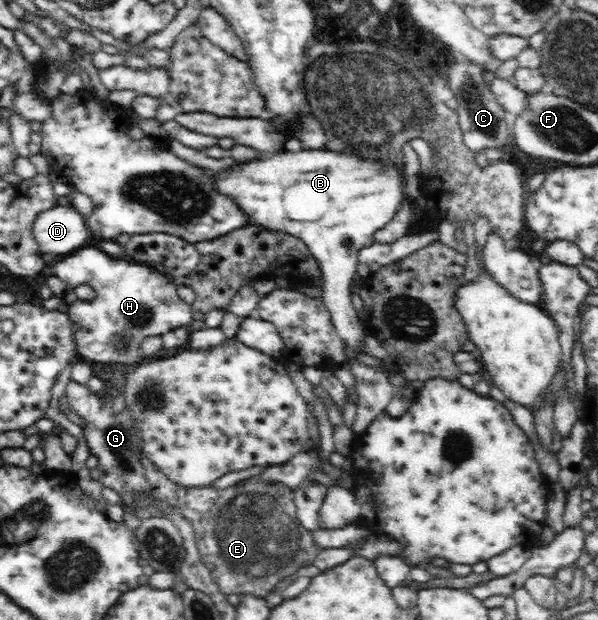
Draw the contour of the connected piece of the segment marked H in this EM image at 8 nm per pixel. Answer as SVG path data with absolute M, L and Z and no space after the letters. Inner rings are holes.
M94 247L80 249L56 263L52 275L66 283L62 302L78 327L75 342L81 359L98 363L136 363L143 353L140 342L144 337L162 336L193 322L191 305L180 299L177 287L164 274L152 267L148 269L144 265L112 259ZM80 286L90 286L95 293L94 299L78 298L75 290Z

